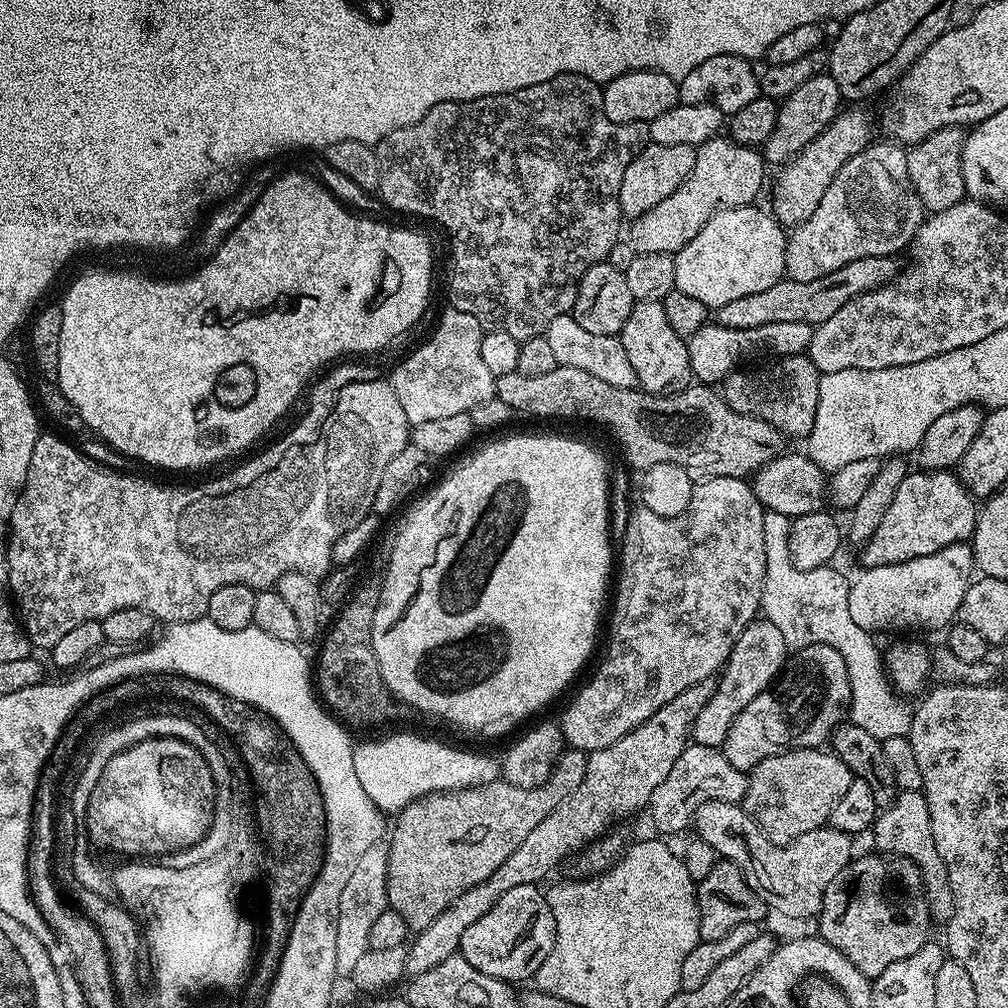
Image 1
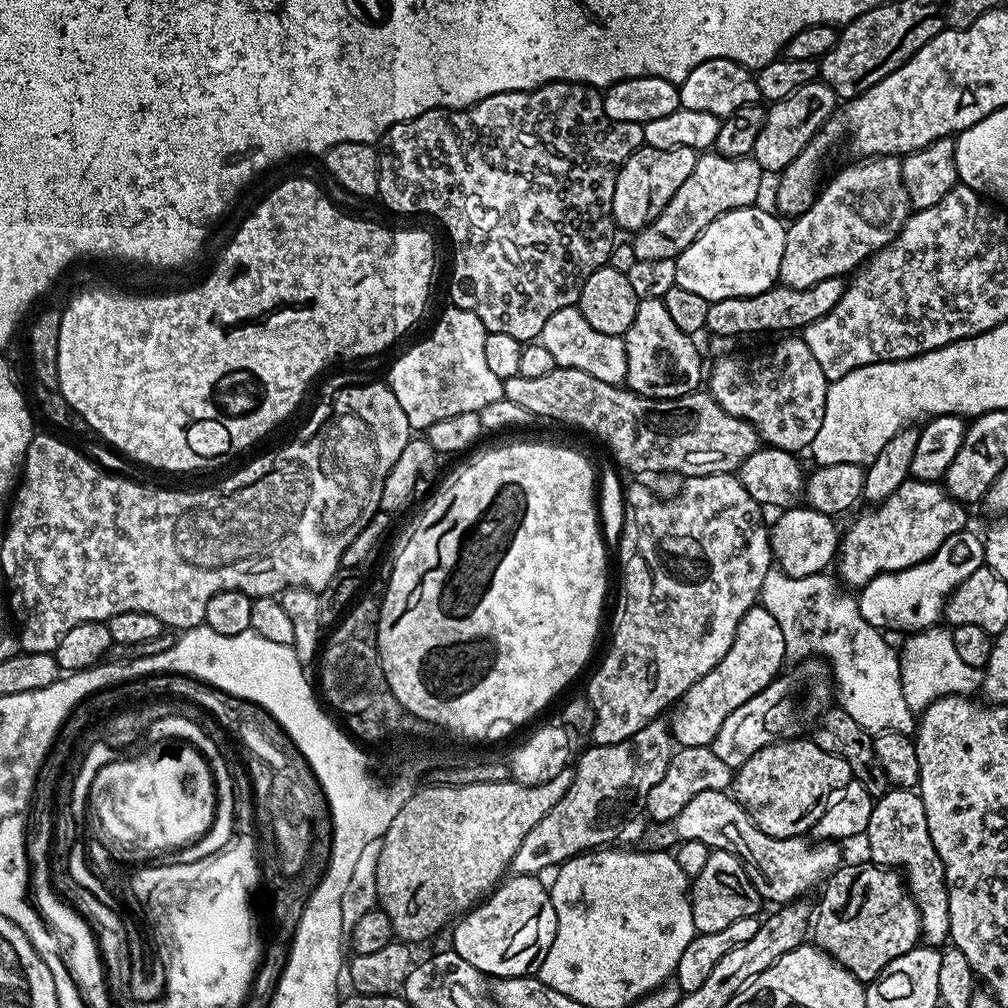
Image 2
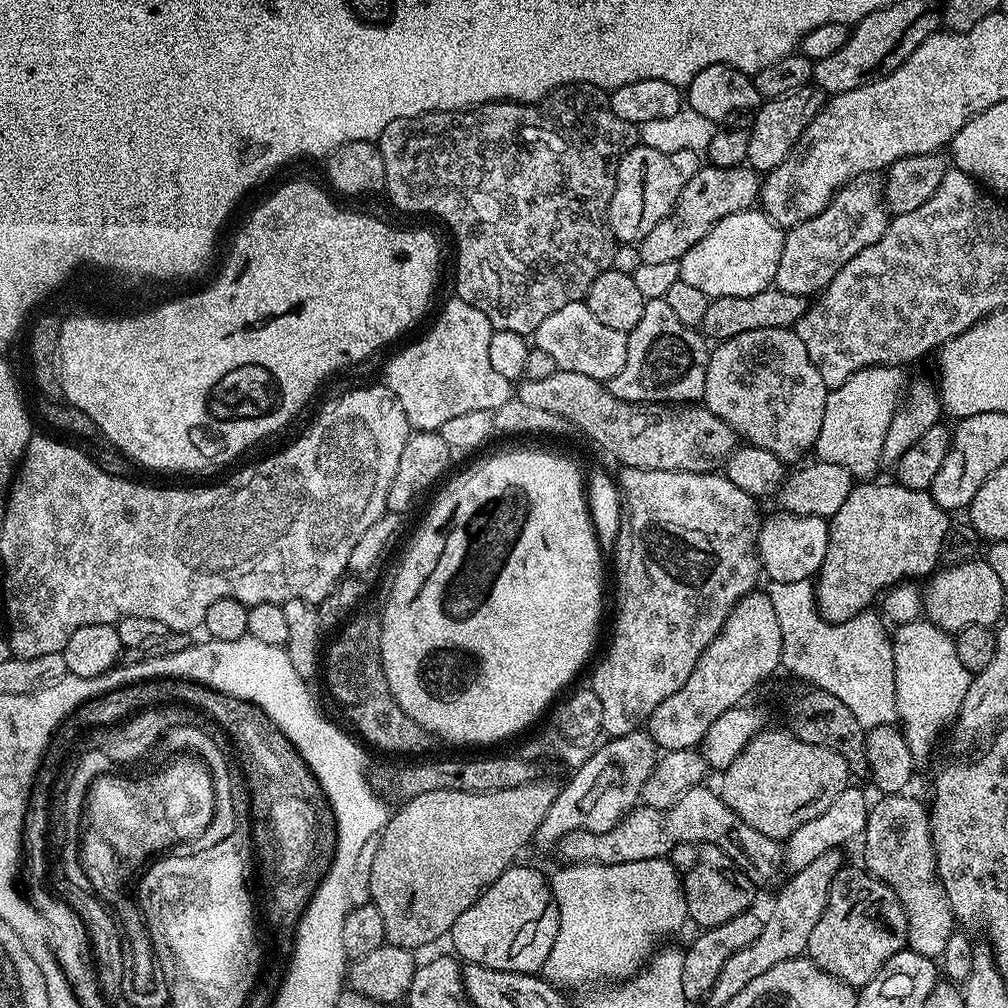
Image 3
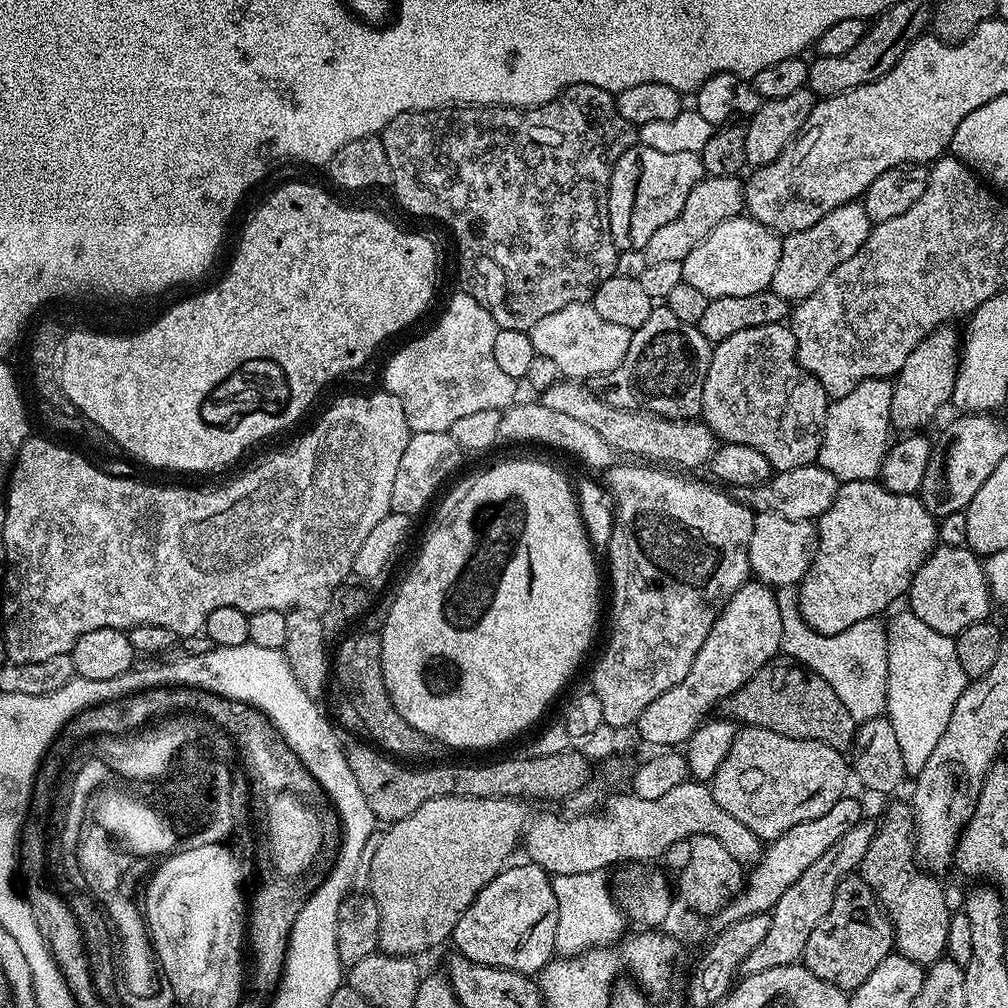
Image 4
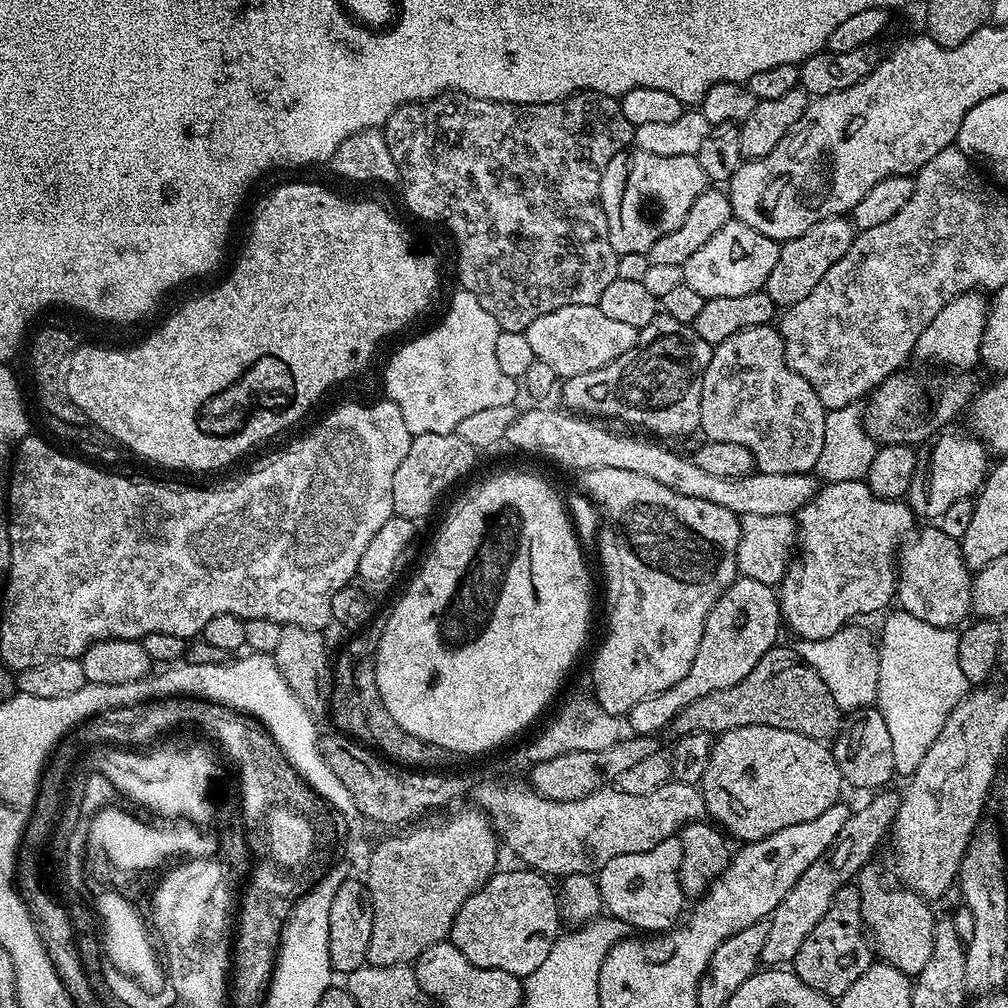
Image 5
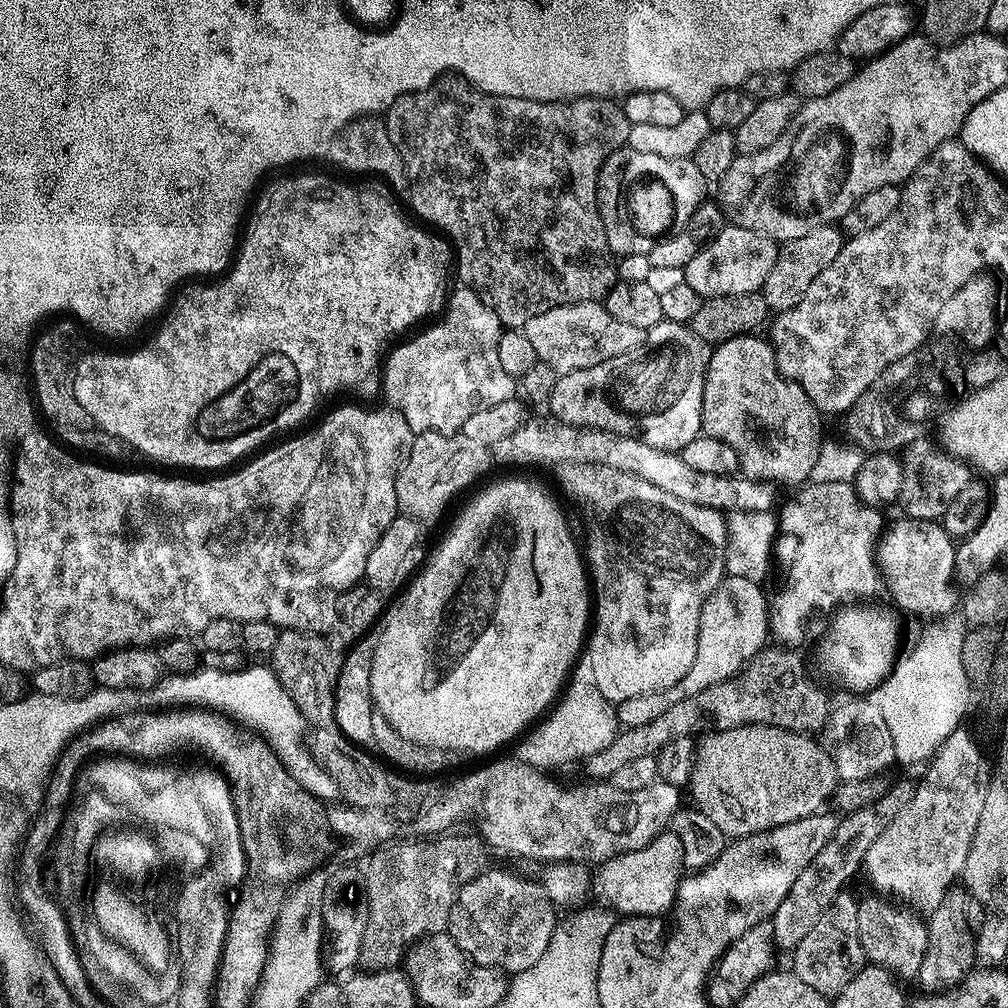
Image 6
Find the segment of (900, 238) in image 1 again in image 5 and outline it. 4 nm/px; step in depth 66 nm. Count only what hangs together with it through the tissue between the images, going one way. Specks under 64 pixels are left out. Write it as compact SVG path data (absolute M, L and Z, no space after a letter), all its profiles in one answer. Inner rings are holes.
M831 216L825 220L819 220L806 234L802 234L793 240L786 240L780 244L778 262L774 262L774 270L770 270L770 278L764 283L763 291L770 294L770 298L776 303L777 309L787 310L793 304L802 302L818 282L850 250L854 239L854 225L851 219L844 216Z

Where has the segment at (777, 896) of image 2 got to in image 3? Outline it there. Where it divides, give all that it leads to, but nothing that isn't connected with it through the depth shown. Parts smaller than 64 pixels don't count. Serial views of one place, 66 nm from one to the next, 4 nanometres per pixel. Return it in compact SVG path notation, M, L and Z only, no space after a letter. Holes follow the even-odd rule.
M697 786L686 790L686 794L682 794L679 802L671 804L668 808L636 806L624 819L605 833L572 832L569 836L563 836L558 845L558 853L560 852L561 861L573 864L621 864L622 862L659 860L671 854L674 846L679 844L718 846L718 850L725 852L757 886L770 883L779 874L780 868L782 872L784 864L784 849L781 841L766 838L766 834L758 834L754 826L746 826L746 822L742 822L742 818L738 818L738 814L734 814L734 810L730 810L730 806L722 802L720 795L713 789L711 792L708 786Z

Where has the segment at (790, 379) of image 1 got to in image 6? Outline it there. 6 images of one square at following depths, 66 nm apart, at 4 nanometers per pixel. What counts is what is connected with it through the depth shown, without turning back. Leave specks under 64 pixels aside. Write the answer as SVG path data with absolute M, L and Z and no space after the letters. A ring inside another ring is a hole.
M760 334L735 336L711 349L708 369L704 375L700 426L703 435L718 438L734 450L740 463L740 472L745 479L771 482L773 485L803 485L808 480L810 470L814 470L814 462L818 462L822 443L820 420L821 413L816 411L814 402L810 402L806 390L802 390L800 384L780 375L776 355L765 337L763 340Z

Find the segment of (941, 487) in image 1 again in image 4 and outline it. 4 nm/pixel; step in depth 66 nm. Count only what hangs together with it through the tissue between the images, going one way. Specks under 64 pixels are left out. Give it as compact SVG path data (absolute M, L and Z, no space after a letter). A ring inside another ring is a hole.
M876 480L843 481L830 510L826 510L816 524L816 556L798 588L802 618L811 628L829 636L884 614L880 612L907 593L914 574L937 547L936 524L937 517L929 514L919 495L894 494Z

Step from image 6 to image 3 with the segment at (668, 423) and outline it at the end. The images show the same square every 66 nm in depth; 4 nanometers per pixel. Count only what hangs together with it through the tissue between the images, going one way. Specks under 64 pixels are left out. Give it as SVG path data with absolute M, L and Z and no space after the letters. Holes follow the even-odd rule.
M663 299L645 300L644 309L642 310L642 319L638 321L638 326L633 330L633 332L628 333L626 366L622 366L622 370L618 370L616 377L607 381L606 386L610 390L610 394L614 394L614 398L625 400L631 404L690 404L693 402L700 402L704 399L704 387L706 386L706 366L708 365L709 355L710 348L706 343L705 337L701 335L697 329L687 328L684 323L682 323L682 321L680 321L679 318L674 315L674 310L670 310L670 306L666 306L666 302Z

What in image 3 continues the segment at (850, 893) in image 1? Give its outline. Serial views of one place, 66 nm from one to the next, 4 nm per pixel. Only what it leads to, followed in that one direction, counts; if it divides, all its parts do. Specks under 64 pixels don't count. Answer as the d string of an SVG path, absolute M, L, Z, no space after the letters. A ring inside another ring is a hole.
M845 866L840 869L840 873L830 886L826 910L822 910L822 918L818 918L818 926L814 926L814 934L810 934L806 956L826 974L859 990L865 988L879 972L884 971L886 962L895 952L905 951L907 943L906 914L900 905L900 900L894 894L894 890L886 881L879 880L863 867Z

